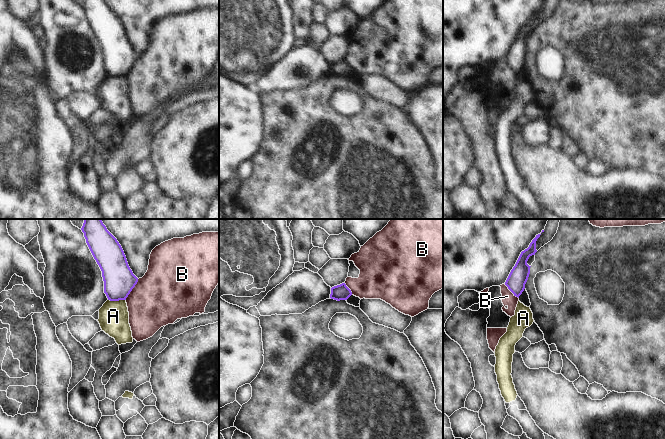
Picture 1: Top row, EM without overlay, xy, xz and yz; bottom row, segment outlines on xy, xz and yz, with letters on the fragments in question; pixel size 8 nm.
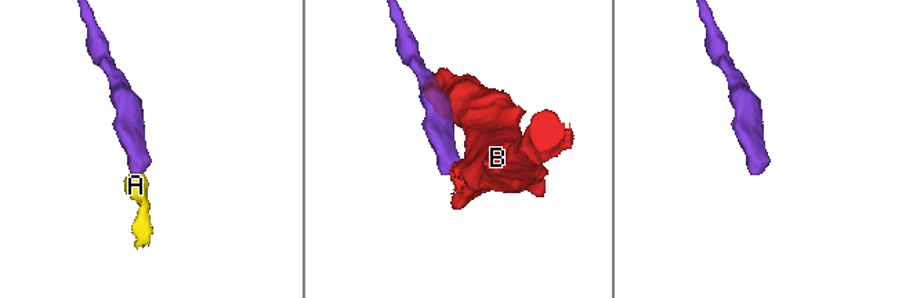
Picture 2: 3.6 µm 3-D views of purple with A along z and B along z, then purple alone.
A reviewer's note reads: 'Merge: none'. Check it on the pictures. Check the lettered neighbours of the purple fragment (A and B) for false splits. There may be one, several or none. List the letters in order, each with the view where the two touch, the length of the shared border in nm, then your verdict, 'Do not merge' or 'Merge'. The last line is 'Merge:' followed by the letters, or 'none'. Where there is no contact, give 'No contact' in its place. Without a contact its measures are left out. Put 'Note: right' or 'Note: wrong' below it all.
A: Touches purple in xy. Shared border 140 nm. Do not merge
B: Touches purple in xy. Shared border 200 nm. Do not merge
Merge: none
Note: right

